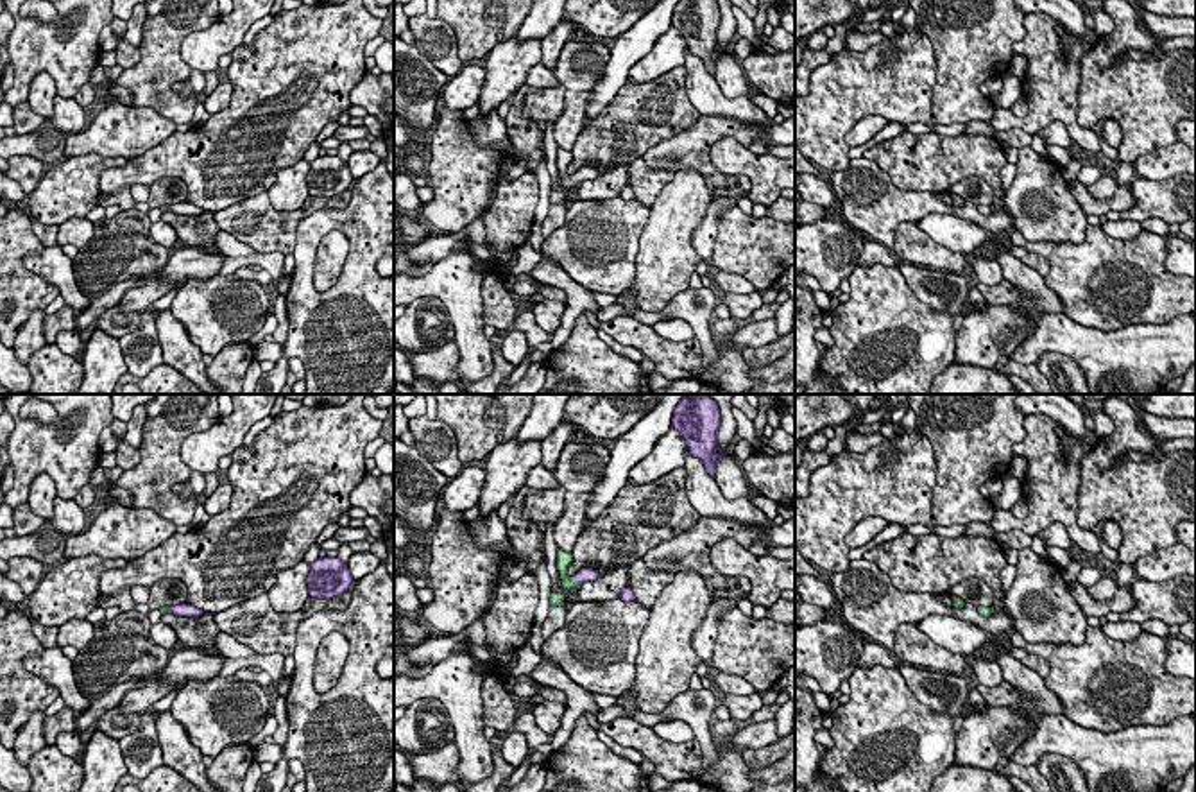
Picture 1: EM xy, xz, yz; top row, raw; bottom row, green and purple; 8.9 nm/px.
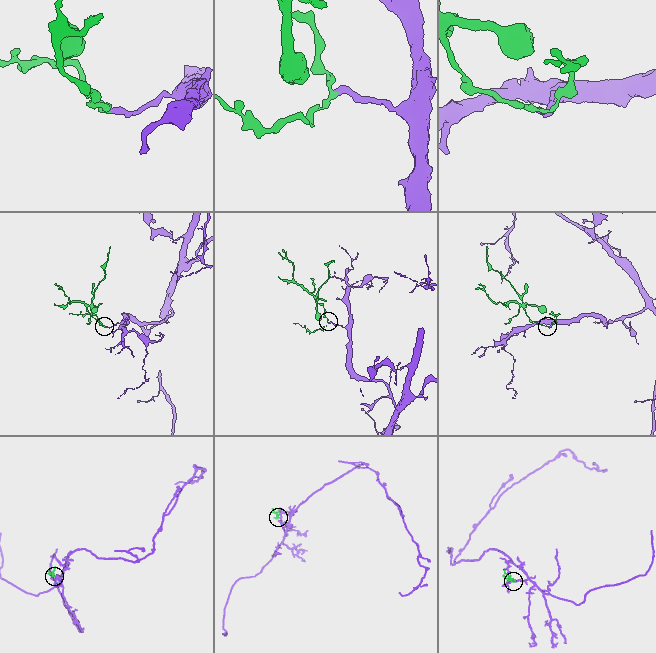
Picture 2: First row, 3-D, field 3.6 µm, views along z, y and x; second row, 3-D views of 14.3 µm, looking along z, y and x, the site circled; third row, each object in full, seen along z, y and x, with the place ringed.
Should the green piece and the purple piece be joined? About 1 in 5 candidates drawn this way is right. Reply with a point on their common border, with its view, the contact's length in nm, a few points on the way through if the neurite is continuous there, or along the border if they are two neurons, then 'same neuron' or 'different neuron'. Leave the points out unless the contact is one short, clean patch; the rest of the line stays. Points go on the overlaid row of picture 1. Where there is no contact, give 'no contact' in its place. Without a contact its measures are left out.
xz (575, 581) | 120 nm | along xz (570, 577), (579, 585) | different neuron

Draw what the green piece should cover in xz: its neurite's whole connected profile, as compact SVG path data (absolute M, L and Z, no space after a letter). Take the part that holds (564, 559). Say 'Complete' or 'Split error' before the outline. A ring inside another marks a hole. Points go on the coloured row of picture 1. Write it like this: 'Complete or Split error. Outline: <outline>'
Complete. Outline: M557 548L557 570L560 573L562 588L566 593L575 591L578 588L578 581L573 581L568 575L568 566L571 564L571 561L573 561L571 552L564 552Z

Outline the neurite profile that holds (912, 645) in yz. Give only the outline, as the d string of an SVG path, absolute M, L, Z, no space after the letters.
M915 624L897 625L892 649L901 661L908 661L911 667L956 674L967 681L969 688L979 684L965 656L935 645Z

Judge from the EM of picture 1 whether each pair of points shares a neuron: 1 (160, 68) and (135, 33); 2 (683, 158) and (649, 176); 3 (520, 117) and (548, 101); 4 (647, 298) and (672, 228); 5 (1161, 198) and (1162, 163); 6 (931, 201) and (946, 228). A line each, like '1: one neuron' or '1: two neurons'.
1: two neurons
2: one neuron
3: one neuron
4: one neuron
5: two neurons
6: two neurons

